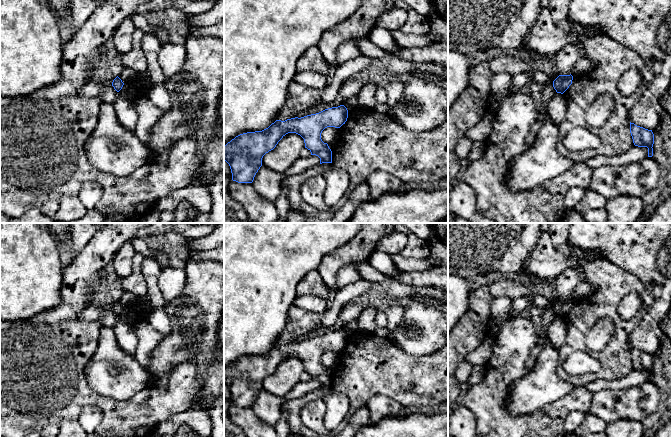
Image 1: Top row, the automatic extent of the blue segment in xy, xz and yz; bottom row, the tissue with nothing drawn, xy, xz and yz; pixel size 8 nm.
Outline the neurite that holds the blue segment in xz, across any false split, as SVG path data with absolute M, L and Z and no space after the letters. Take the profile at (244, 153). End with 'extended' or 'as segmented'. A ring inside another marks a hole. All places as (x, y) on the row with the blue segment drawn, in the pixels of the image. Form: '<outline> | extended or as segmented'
M340 105L301 118L276 120L262 131L236 136L224 145L224 160L230 166L232 180L238 183L252 183L262 166L263 156L273 150L288 133L300 135L311 155L320 158L320 164L332 163L332 151L328 144L322 141L321 133L327 127L340 128L347 118L347 108Z | as segmented

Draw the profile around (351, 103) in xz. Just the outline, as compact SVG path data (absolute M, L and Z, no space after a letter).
M353 96L353 97L345 100L343 105L347 108L348 111L359 107L358 96Z

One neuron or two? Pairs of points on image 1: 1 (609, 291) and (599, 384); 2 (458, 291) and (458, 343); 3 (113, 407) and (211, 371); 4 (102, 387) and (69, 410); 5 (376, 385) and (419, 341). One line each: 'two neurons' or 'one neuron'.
1: two neurons
2: two neurons
3: two neurons
4: two neurons
5: two neurons

